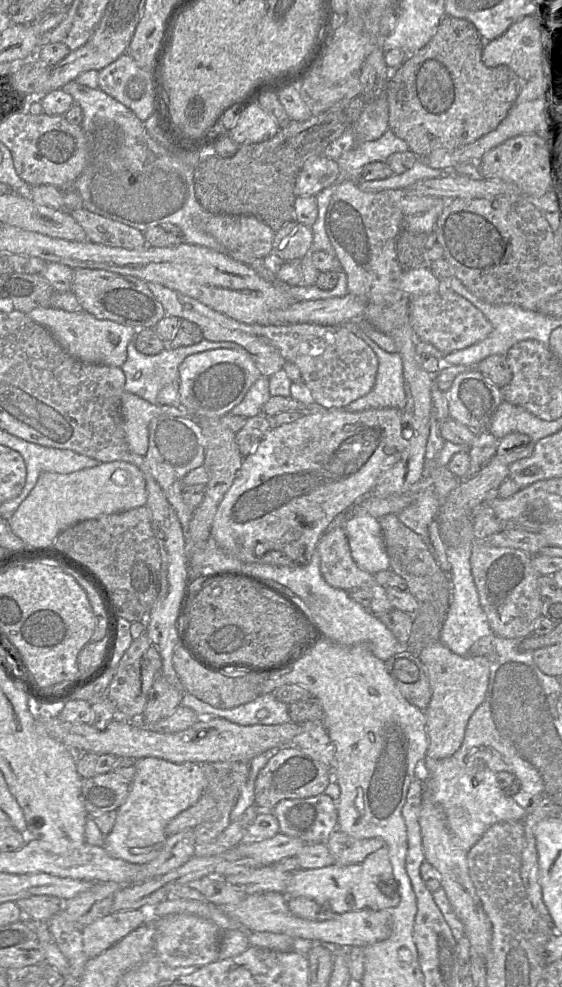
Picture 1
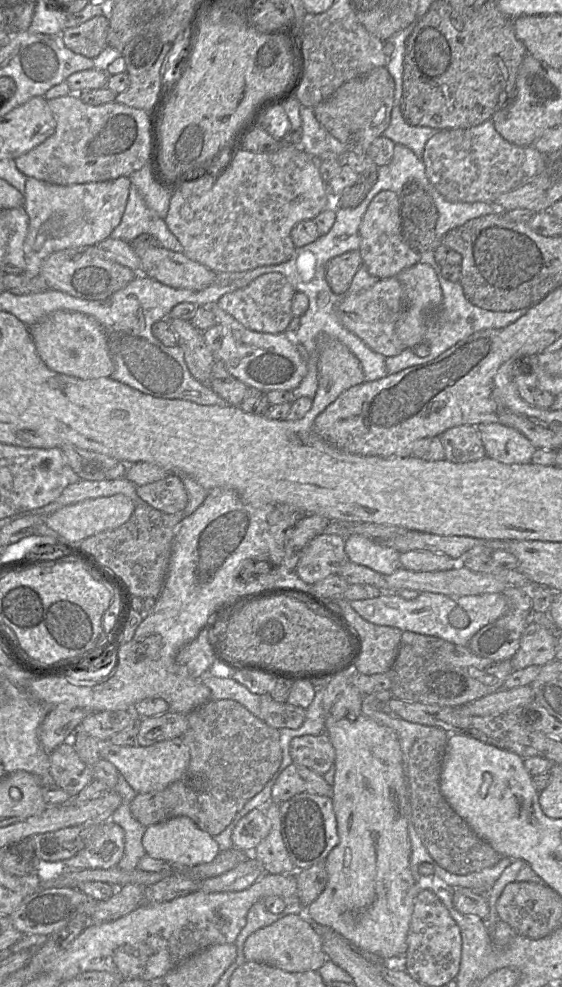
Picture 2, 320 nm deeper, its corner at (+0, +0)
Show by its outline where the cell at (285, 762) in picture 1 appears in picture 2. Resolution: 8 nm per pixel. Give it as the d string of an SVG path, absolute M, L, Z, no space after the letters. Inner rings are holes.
M326 733L295 737L290 742L293 763L324 775L335 762L335 749Z

